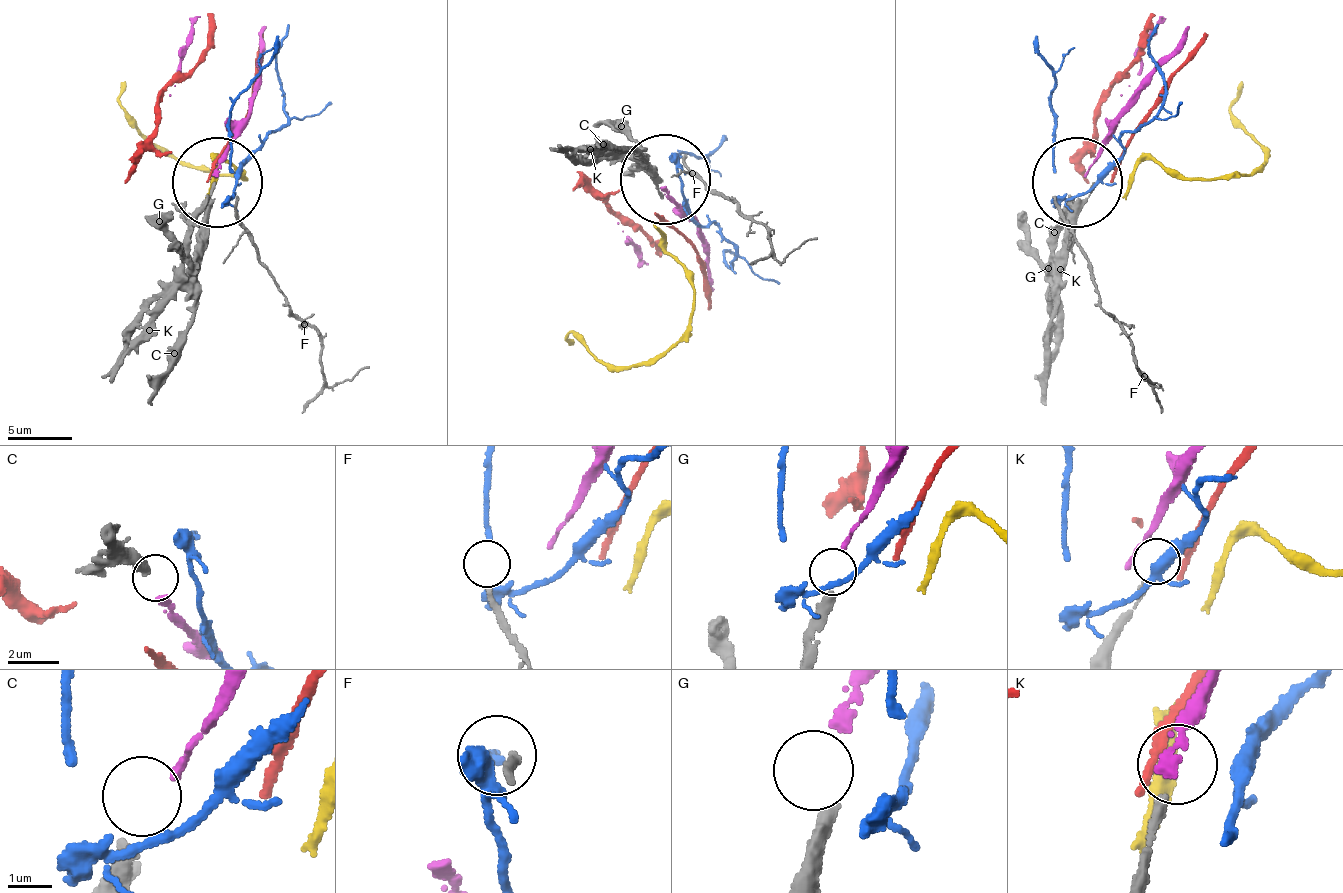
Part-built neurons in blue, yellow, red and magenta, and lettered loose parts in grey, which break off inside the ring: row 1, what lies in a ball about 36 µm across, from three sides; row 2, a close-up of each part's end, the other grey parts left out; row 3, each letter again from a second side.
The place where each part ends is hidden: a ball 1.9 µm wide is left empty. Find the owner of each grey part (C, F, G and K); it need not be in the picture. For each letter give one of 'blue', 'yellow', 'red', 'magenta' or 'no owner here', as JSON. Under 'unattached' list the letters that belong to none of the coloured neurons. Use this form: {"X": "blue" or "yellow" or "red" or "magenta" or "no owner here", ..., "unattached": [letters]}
{"C": "no owner here", "F": "no owner here", "G": "no owner here", "K": "no owner here", "unattached": ["C", "F", "G", "K"]}

